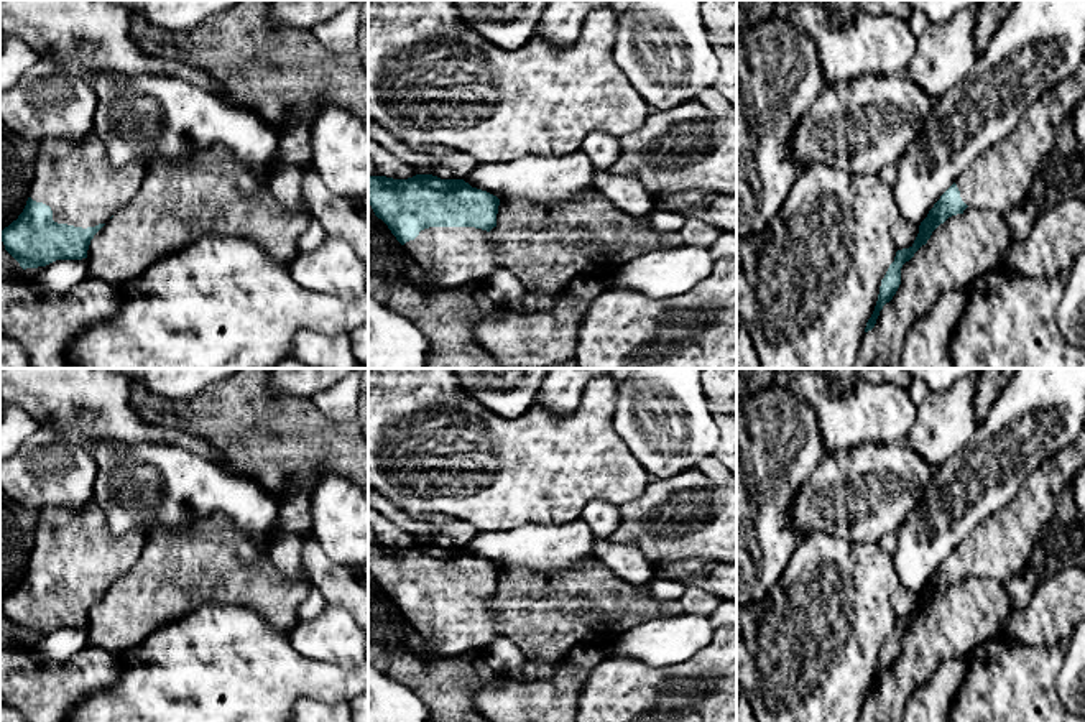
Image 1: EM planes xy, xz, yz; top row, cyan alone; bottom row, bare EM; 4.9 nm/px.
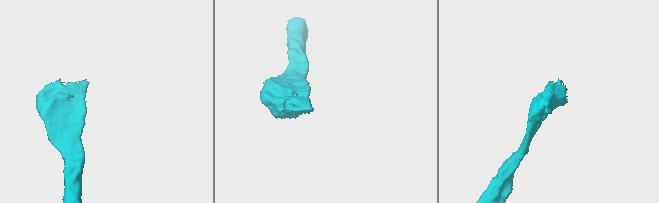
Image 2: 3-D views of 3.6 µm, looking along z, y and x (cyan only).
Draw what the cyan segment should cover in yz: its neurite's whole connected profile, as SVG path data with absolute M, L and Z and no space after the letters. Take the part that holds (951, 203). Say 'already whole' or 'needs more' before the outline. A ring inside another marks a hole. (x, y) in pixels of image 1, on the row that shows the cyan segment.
needs more | M1085 56L1072 77L1064 79L1032 104L1013 133L986 148L934 204L921 222L914 243L896 252L881 280L878 301L865 332L875 327L880 311L896 294L903 265L927 243L940 224L963 214L967 207L993 211L1004 217L1013 206L1029 197L1036 169L1047 155L1054 155L1057 128L1083 97Z

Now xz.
needs more | M368 176L368 206L437 288L482 285L503 268L488 240L500 199L464 179Z

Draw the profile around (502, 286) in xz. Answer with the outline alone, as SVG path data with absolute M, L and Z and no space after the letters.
M506 268L495 270L480 286L498 306L515 301L526 293L523 283Z

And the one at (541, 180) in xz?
M575 150L561 156L524 155L515 160L478 161L464 181L500 201L516 197L538 206L554 206L595 187L593 174L589 156Z

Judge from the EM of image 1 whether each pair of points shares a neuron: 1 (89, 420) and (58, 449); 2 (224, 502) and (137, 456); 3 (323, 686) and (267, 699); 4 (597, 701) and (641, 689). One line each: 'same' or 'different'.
1: different
2: same
3: same
4: same

